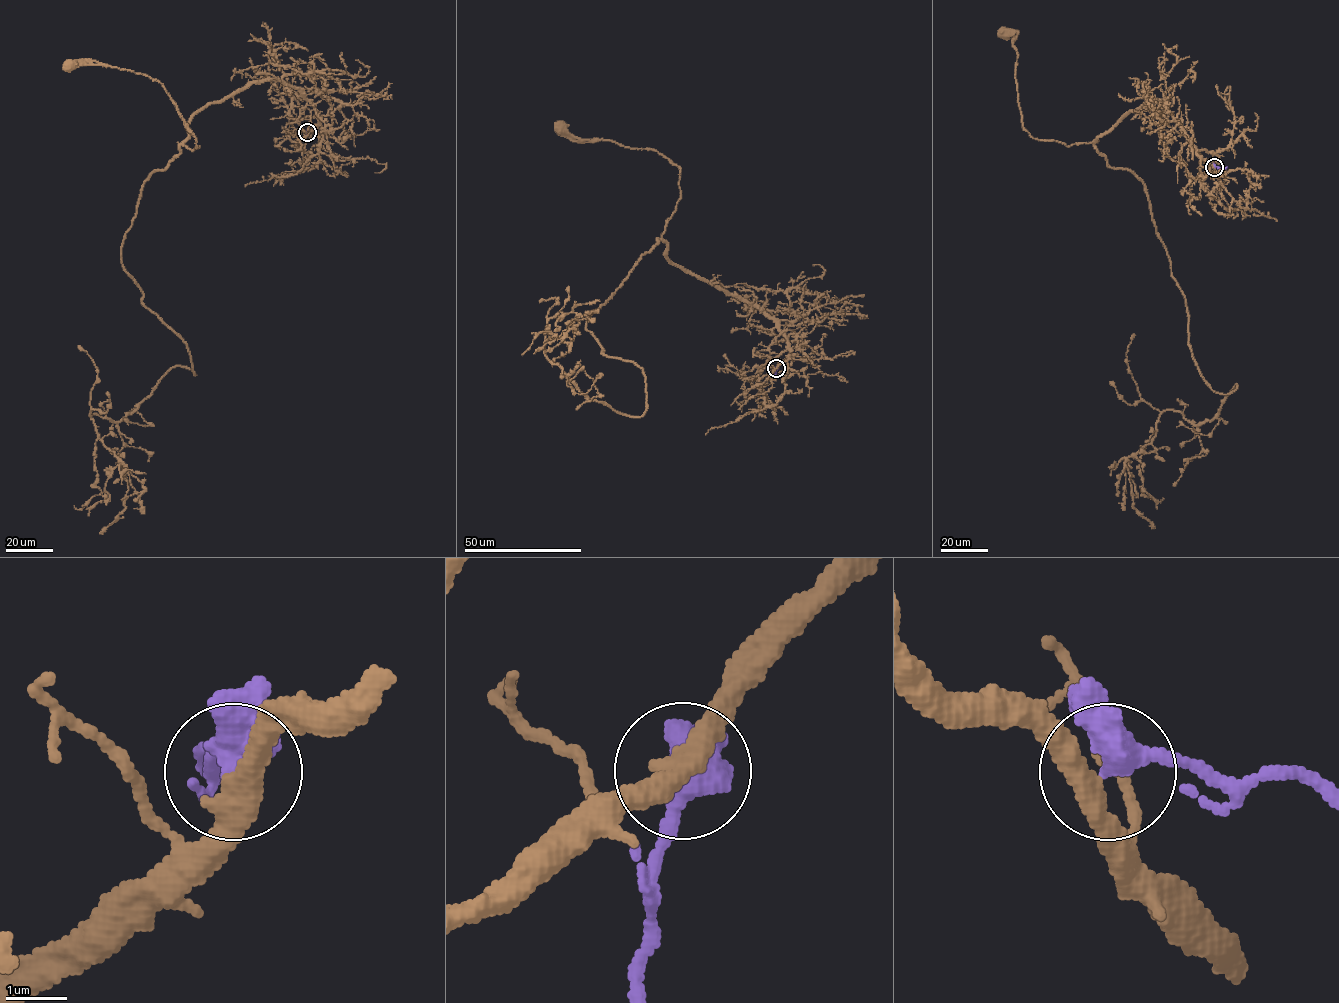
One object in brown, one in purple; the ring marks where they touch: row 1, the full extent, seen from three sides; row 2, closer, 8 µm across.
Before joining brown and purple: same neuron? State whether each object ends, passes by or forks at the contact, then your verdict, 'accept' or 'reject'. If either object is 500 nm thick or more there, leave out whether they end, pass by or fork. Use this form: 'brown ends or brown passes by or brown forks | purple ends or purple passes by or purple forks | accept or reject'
brown passes by | purple passes by | accept

